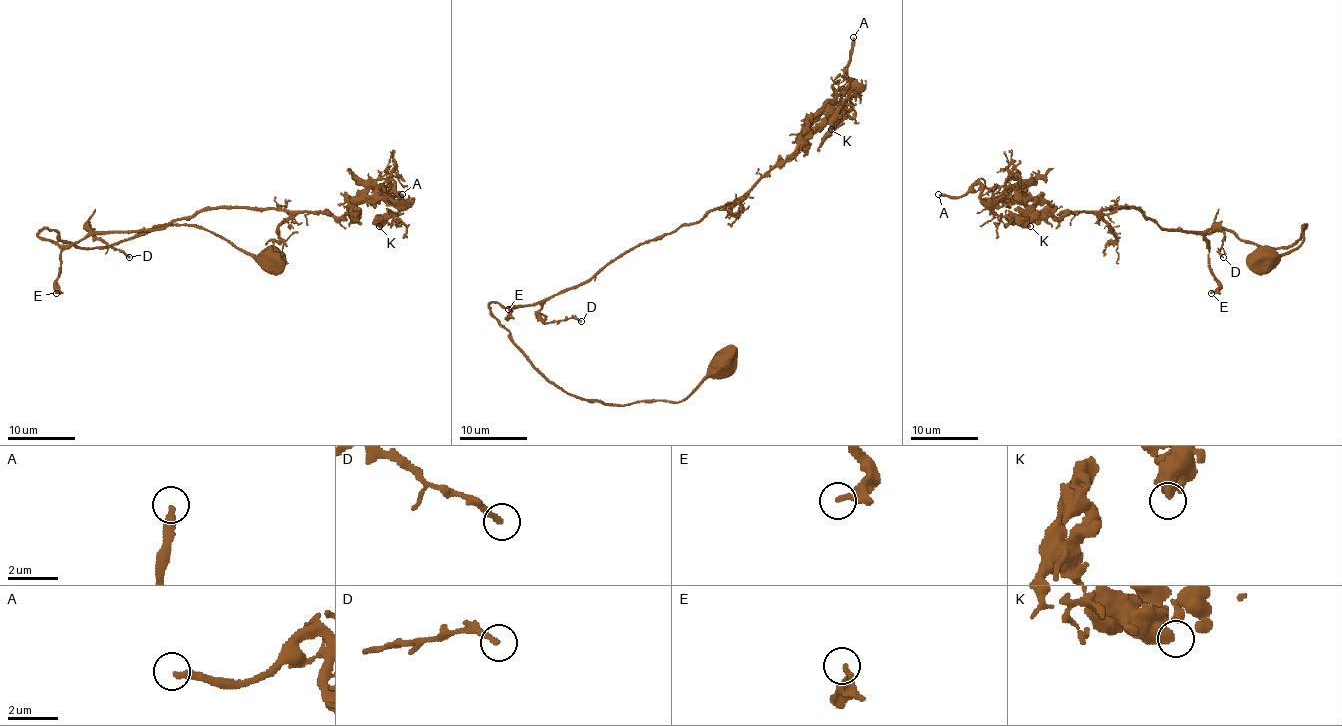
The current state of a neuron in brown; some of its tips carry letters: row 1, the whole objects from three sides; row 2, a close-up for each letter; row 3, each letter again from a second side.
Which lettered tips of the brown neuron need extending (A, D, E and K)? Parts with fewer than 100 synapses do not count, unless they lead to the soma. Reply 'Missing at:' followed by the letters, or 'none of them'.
Missing at: none of them

